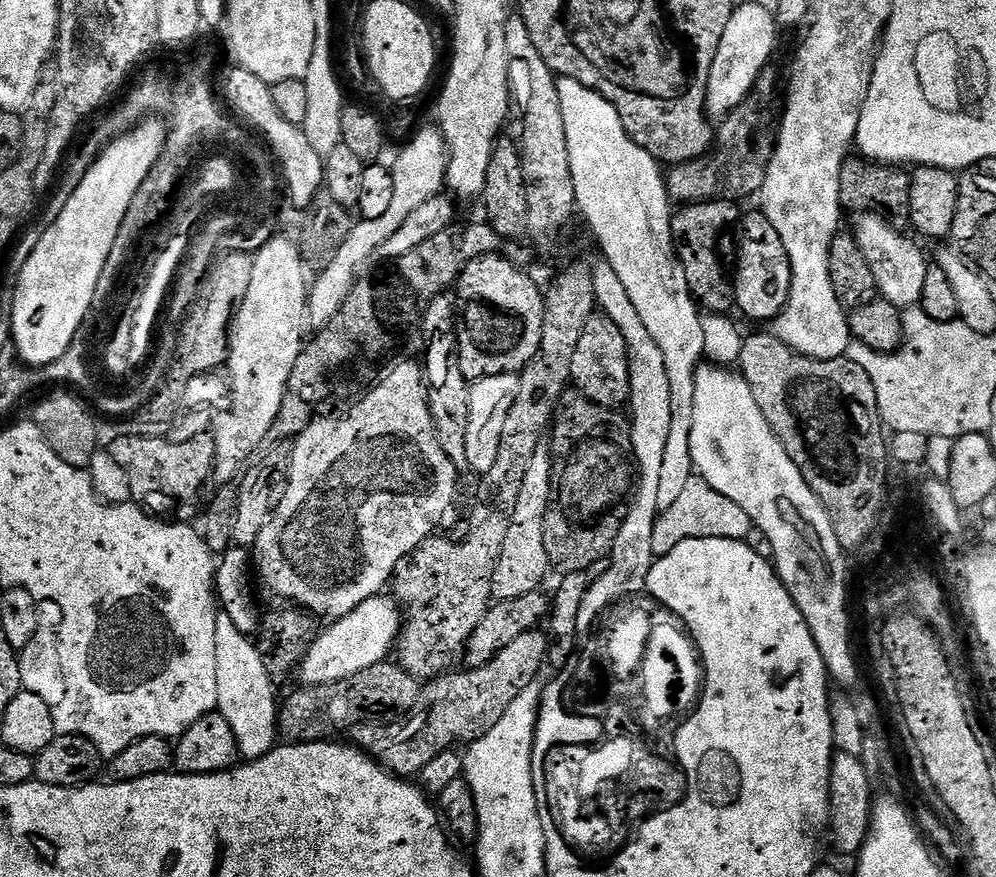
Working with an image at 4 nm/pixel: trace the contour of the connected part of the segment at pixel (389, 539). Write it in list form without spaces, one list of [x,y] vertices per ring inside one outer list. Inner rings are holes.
[[[401,359],[391,365],[380,379],[355,401],[357,404],[353,406],[349,416],[344,416],[341,420],[335,420],[332,416],[324,416],[321,420],[320,417],[314,418],[306,426],[306,430],[302,430],[302,434],[296,437],[290,448],[292,461],[286,494],[282,494],[282,502],[278,502],[278,510],[274,510],[274,518],[270,518],[270,522],[262,529],[262,534],[258,534],[256,547],[250,552],[251,559],[254,561],[255,575],[258,580],[260,575],[266,591],[281,596],[282,599],[288,600],[284,602],[291,602],[296,608],[309,612],[324,622],[341,620],[346,614],[358,610],[362,602],[381,595],[391,585],[397,568],[429,539],[428,535],[443,522],[444,515],[451,510],[452,503],[456,500],[458,470],[452,464],[452,459],[446,454],[446,450],[442,450],[440,439],[436,436],[432,407],[428,405],[429,389],[426,387],[425,369],[421,365],[419,368],[414,361],[408,359]]]

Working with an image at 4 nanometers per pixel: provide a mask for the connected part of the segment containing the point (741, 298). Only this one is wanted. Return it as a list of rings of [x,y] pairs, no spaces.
[[[745,211],[738,221],[740,257],[736,260],[736,272],[734,271],[735,307],[738,312],[740,308],[741,314],[749,316],[752,320],[771,322],[783,310],[790,298],[792,267],[778,230],[774,230],[770,218],[766,218],[763,211],[755,211]]]

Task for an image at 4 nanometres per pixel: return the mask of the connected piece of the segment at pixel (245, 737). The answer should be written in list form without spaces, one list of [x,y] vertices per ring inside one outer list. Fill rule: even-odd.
[[[220,614],[214,630],[214,658],[218,658],[218,702],[216,707],[230,722],[238,750],[245,761],[257,760],[271,752],[278,744],[278,696],[277,685],[262,666],[259,647],[250,641],[249,633],[238,630],[230,618]]]

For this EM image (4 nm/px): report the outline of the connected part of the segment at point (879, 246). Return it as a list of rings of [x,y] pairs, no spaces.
[[[860,214],[857,217],[854,235],[858,246],[862,246],[862,254],[866,254],[866,262],[870,262],[876,292],[902,310],[917,307],[922,298],[922,285],[926,282],[929,257],[924,257],[923,250],[914,241],[907,240],[905,233],[893,228],[884,217],[875,214]]]

